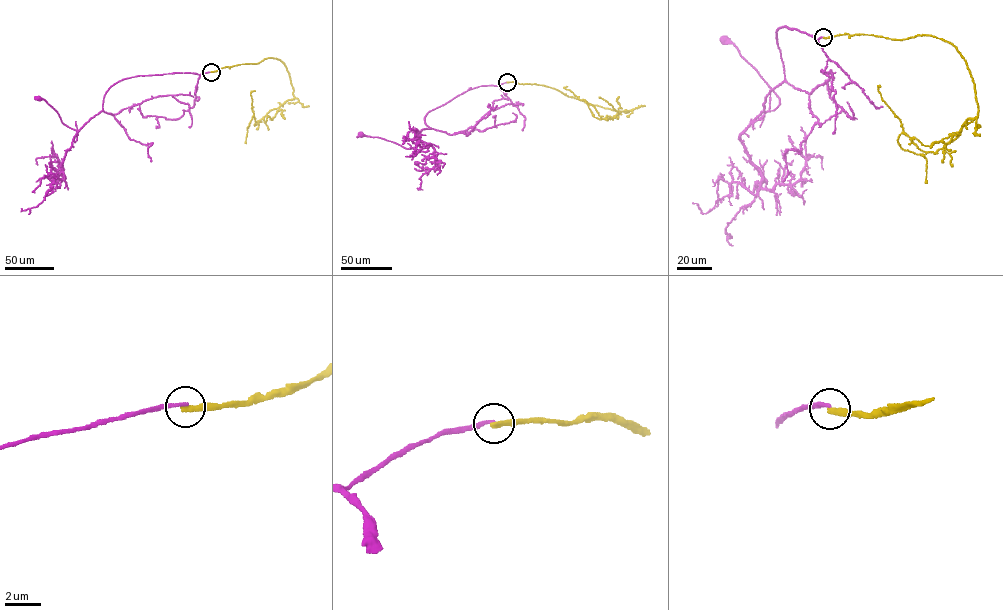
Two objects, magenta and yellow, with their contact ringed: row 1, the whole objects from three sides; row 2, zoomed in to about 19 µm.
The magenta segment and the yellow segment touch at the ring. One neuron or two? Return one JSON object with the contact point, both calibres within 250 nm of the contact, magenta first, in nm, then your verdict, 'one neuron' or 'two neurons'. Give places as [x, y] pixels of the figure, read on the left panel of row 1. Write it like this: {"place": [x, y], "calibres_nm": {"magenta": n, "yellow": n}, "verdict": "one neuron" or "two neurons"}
{"place": [211, 72], "calibres_nm": {"magenta": 190, "yellow": 320}, "verdict": "two neurons"}

